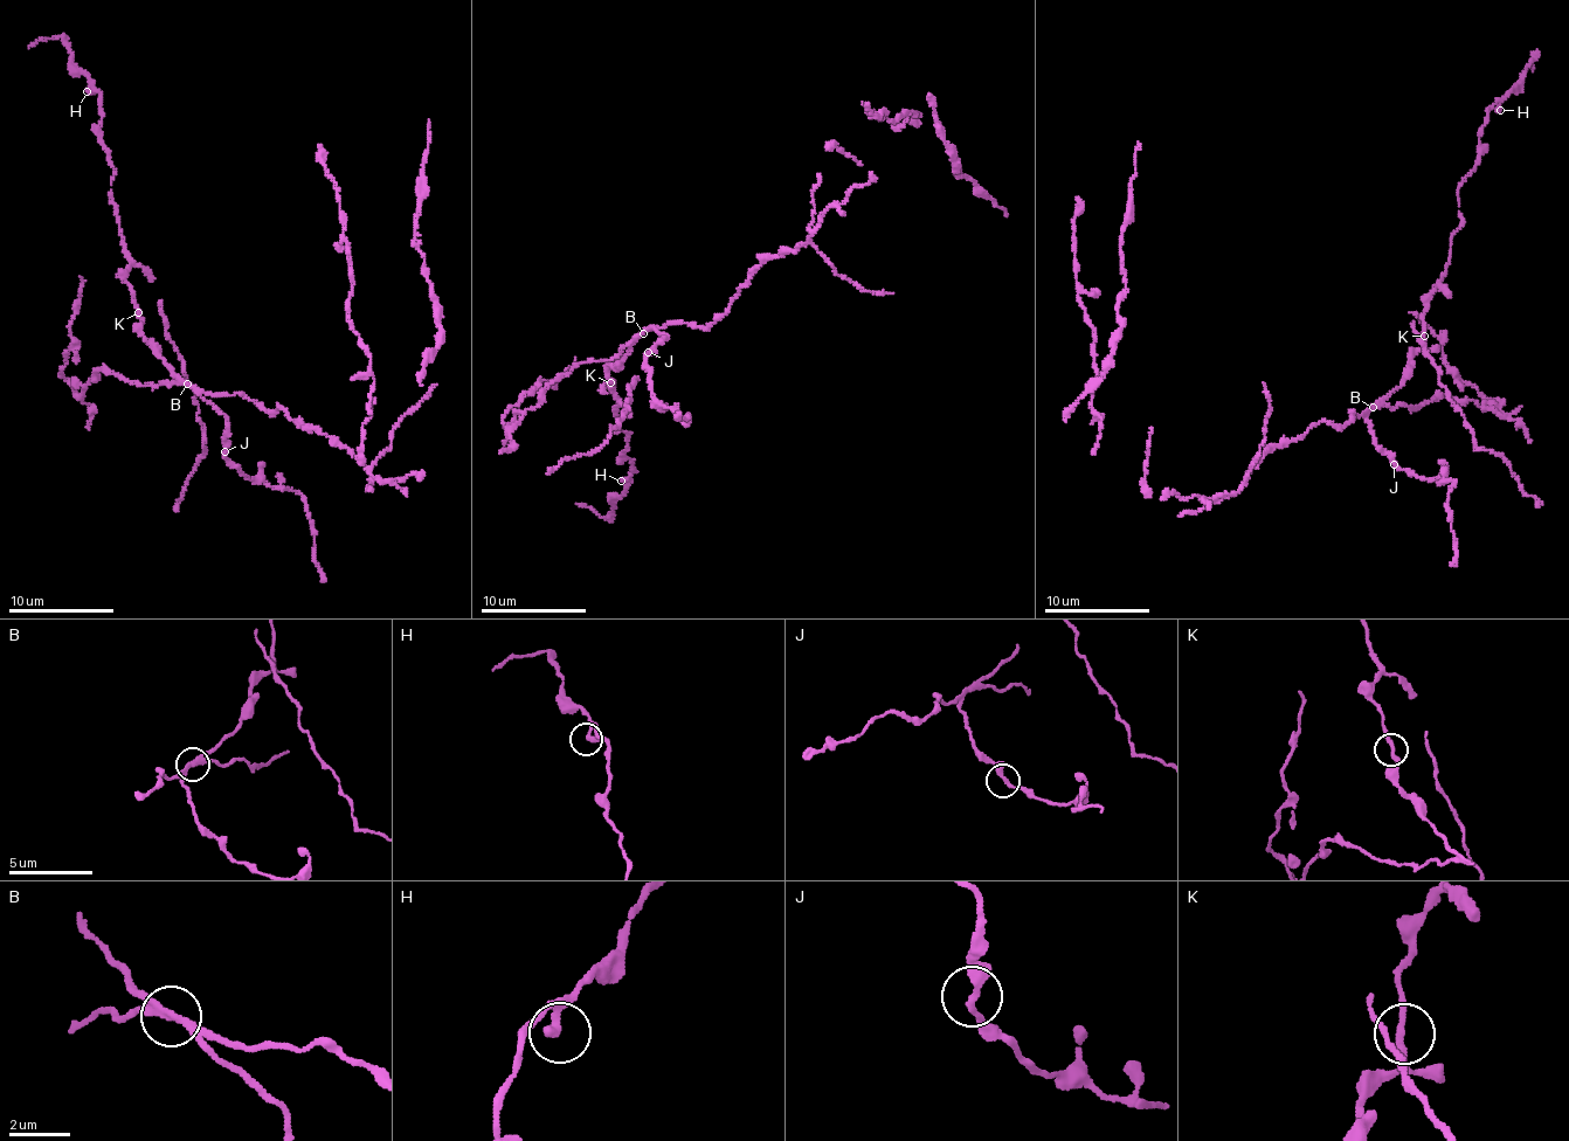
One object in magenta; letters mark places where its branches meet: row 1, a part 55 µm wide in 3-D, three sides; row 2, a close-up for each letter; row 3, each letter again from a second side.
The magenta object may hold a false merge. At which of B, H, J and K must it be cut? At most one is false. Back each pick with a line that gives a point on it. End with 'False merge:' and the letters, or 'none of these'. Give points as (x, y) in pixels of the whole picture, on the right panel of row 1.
B: place (1373, 407)
False merge: B

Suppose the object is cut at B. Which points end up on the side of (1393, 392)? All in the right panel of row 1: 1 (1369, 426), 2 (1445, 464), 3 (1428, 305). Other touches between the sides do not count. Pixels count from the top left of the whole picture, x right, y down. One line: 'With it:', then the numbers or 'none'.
With it: 1, 2, 3

